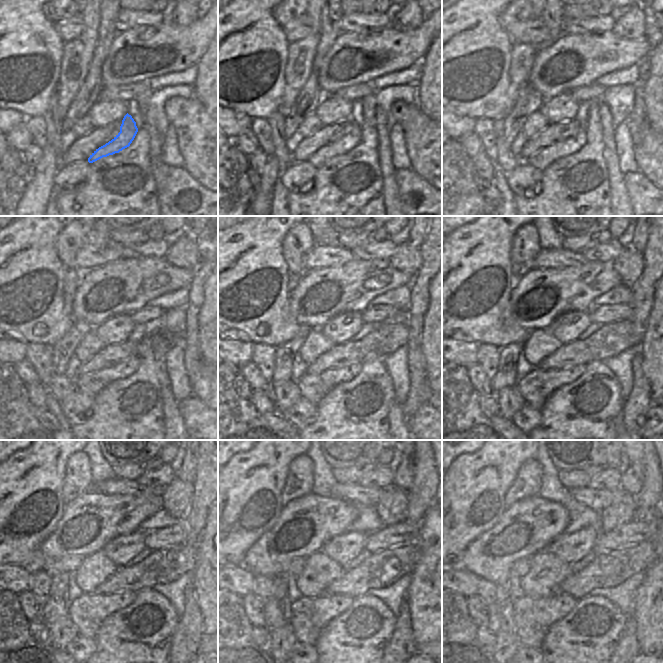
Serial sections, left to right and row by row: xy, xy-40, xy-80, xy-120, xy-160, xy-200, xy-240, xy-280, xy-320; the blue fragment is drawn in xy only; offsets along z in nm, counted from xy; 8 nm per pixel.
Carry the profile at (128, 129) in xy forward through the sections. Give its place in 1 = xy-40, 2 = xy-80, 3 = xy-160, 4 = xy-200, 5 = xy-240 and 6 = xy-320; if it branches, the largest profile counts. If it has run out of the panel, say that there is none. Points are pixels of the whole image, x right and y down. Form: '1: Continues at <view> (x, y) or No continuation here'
1: Continues at xy-40 (347, 142)
2: Continues at xy-80 (541, 159)
3: Continues at xy-160 (312, 387)
4: Continues at xy-200 (535, 388)
5: Continues at xy-240 (88, 611)
6: Continues at xy-320 (533, 617).

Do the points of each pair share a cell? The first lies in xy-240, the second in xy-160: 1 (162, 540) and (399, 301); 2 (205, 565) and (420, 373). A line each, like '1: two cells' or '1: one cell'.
1: two cells
2: two cells

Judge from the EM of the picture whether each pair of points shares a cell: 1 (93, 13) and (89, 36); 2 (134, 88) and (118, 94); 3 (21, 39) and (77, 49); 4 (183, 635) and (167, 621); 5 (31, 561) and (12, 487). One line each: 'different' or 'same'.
1: same
2: same
3: different
4: different
5: same

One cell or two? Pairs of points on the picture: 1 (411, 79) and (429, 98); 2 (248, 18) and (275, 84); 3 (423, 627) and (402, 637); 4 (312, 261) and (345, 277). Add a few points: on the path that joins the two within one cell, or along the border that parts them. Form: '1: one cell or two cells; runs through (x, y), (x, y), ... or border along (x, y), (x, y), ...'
1: two cells; border along (421, 62), (421, 77), (418, 82)
2: one cell; runs through (253, 35), (276, 60), (281, 62), (280, 67)
3: two cells; border along (409, 609), (413, 637), (418, 644)
4: two cells; border along (347, 262), (338, 266), (323, 266), (304, 271)

